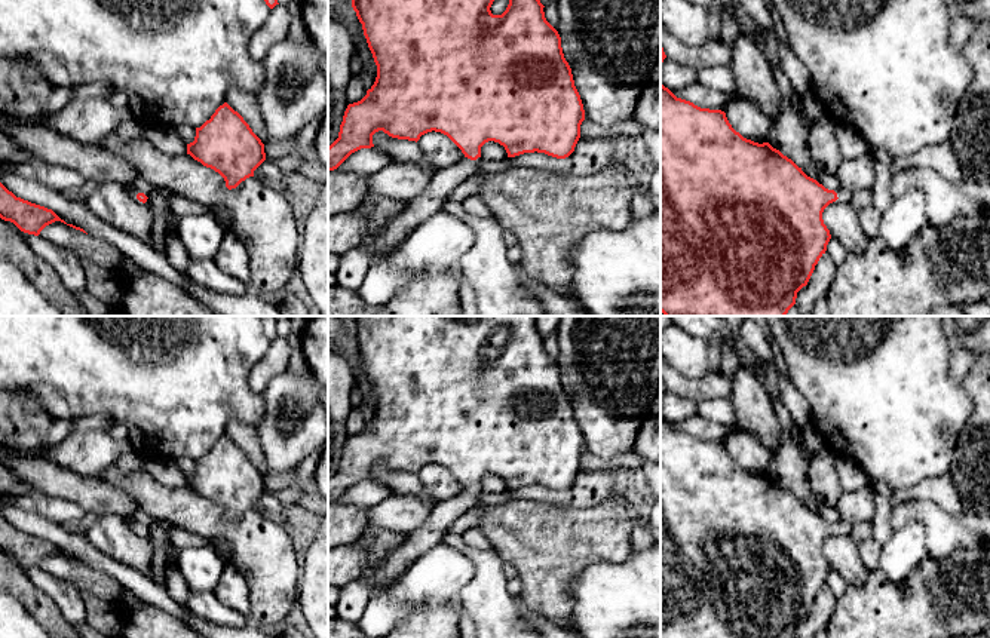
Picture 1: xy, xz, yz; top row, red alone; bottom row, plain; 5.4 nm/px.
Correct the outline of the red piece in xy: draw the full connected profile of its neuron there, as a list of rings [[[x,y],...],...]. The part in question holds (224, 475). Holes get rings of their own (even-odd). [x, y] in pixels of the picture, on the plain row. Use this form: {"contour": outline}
{"contour": [[[227,435],[196,460],[194,473],[187,476],[187,487],[218,504],[229,522],[254,509],[254,503],[266,493],[261,472]]]}

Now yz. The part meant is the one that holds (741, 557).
{"contour": [[[660,414],[660,638],[794,638],[797,625],[807,617],[831,571],[822,552],[824,542],[837,531],[848,534],[850,530],[852,525],[843,521],[836,525],[807,509],[769,475],[744,470],[732,460],[724,444],[701,441],[677,430]]]}

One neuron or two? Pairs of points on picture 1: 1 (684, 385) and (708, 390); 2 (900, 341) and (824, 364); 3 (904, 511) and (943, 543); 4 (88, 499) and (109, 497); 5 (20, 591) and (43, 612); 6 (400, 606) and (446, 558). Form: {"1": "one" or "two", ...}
{"1": "one", "2": "one", "3": "one", "4": "one", "5": "one", "6": "one"}

